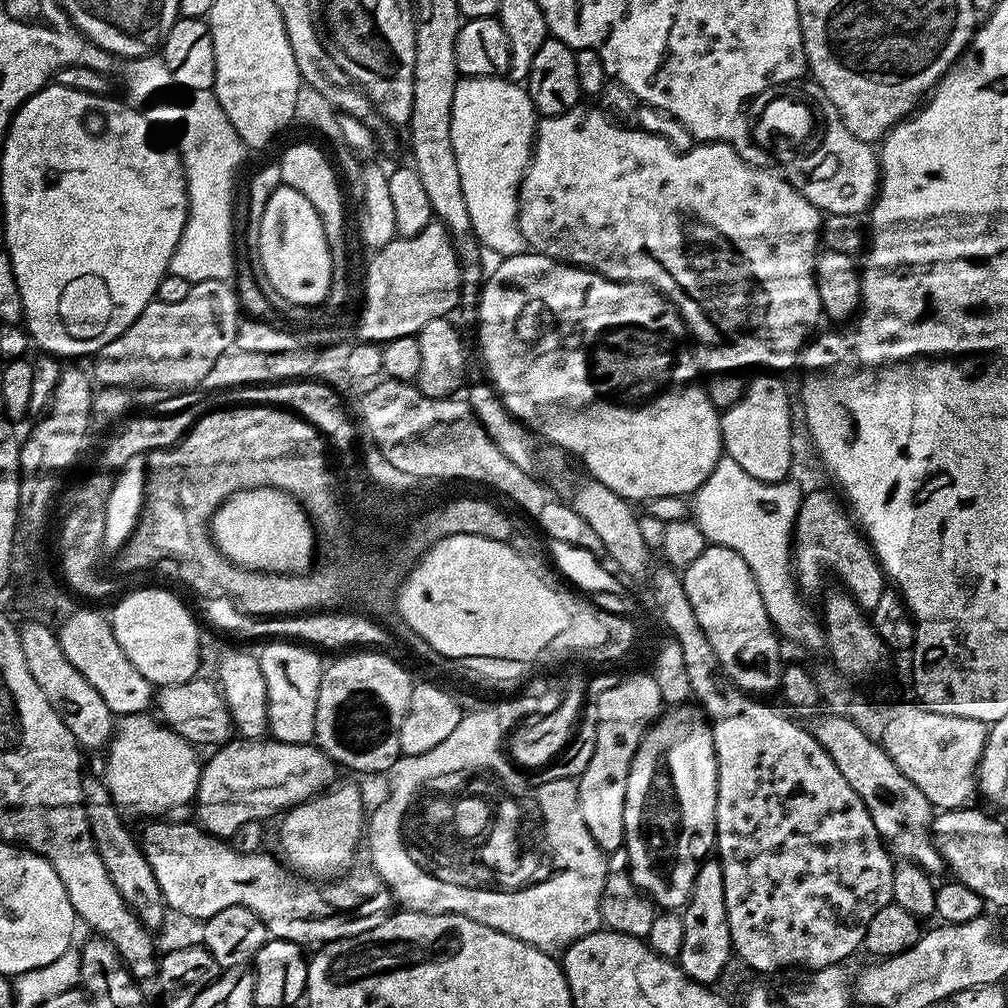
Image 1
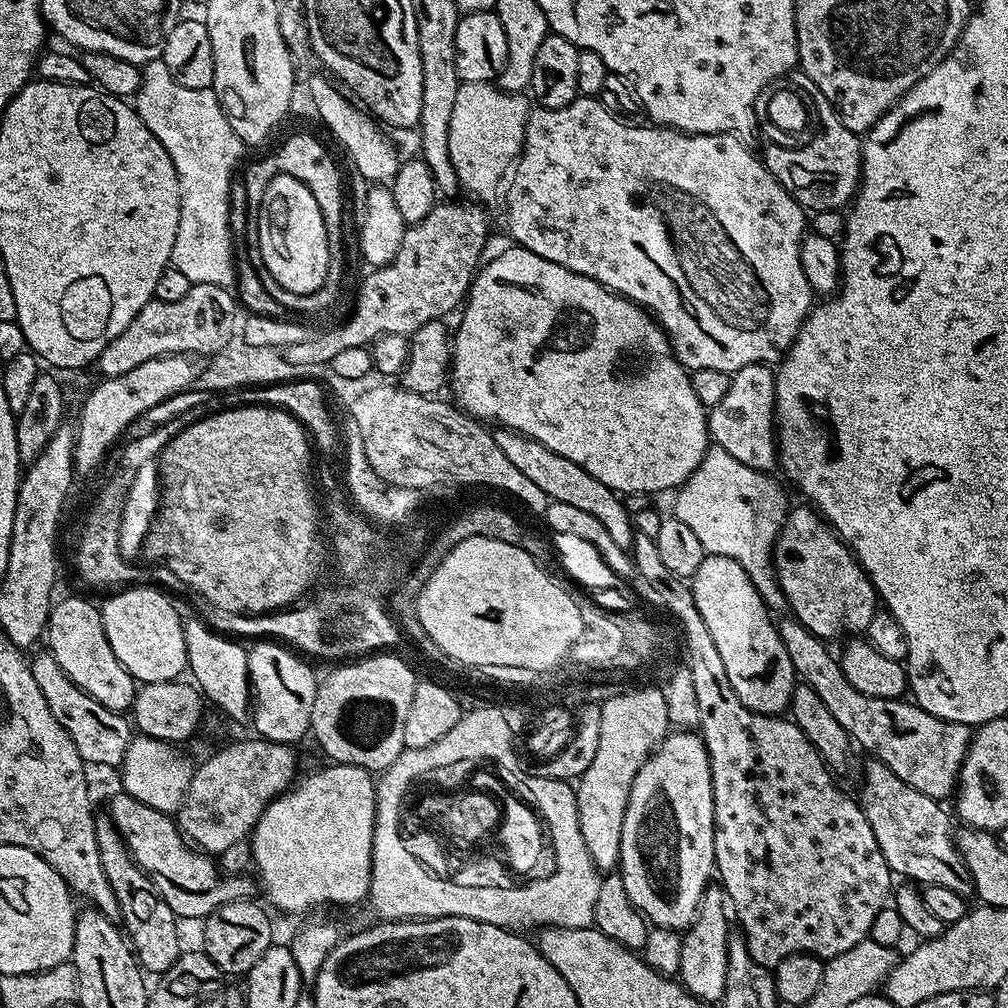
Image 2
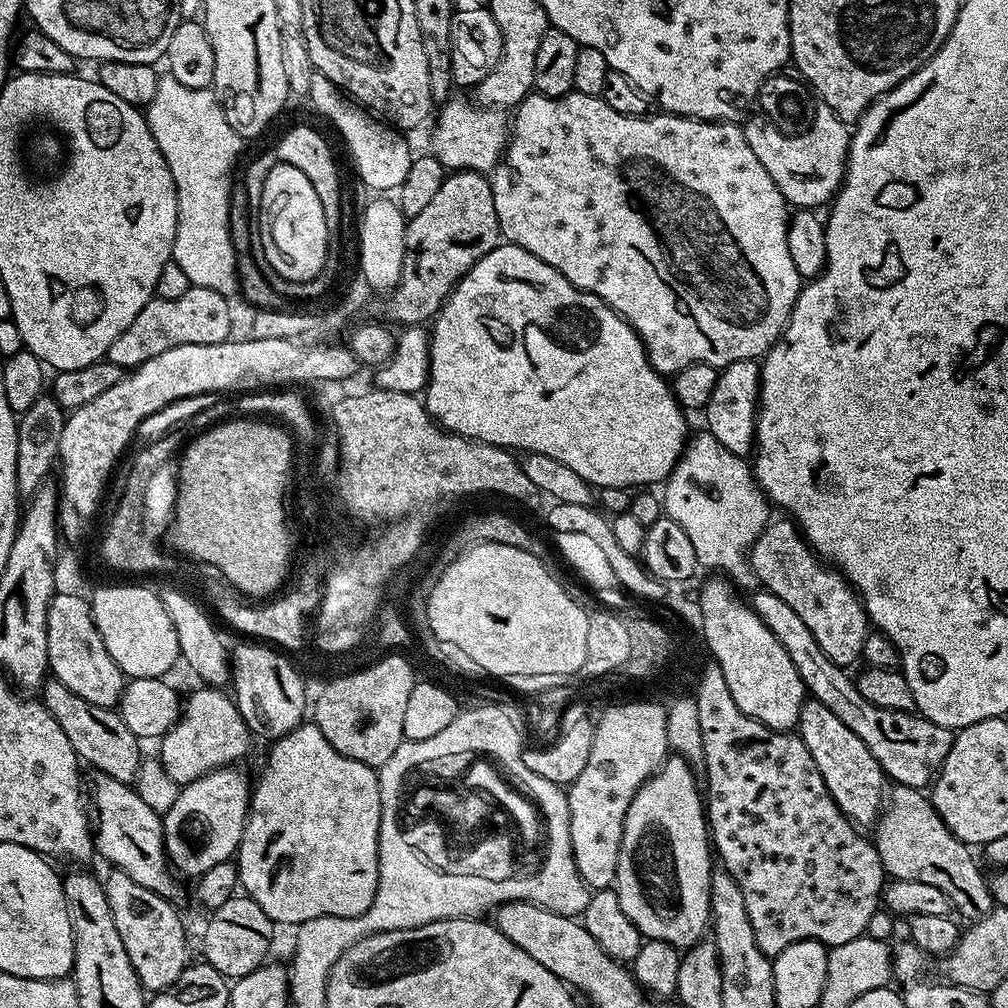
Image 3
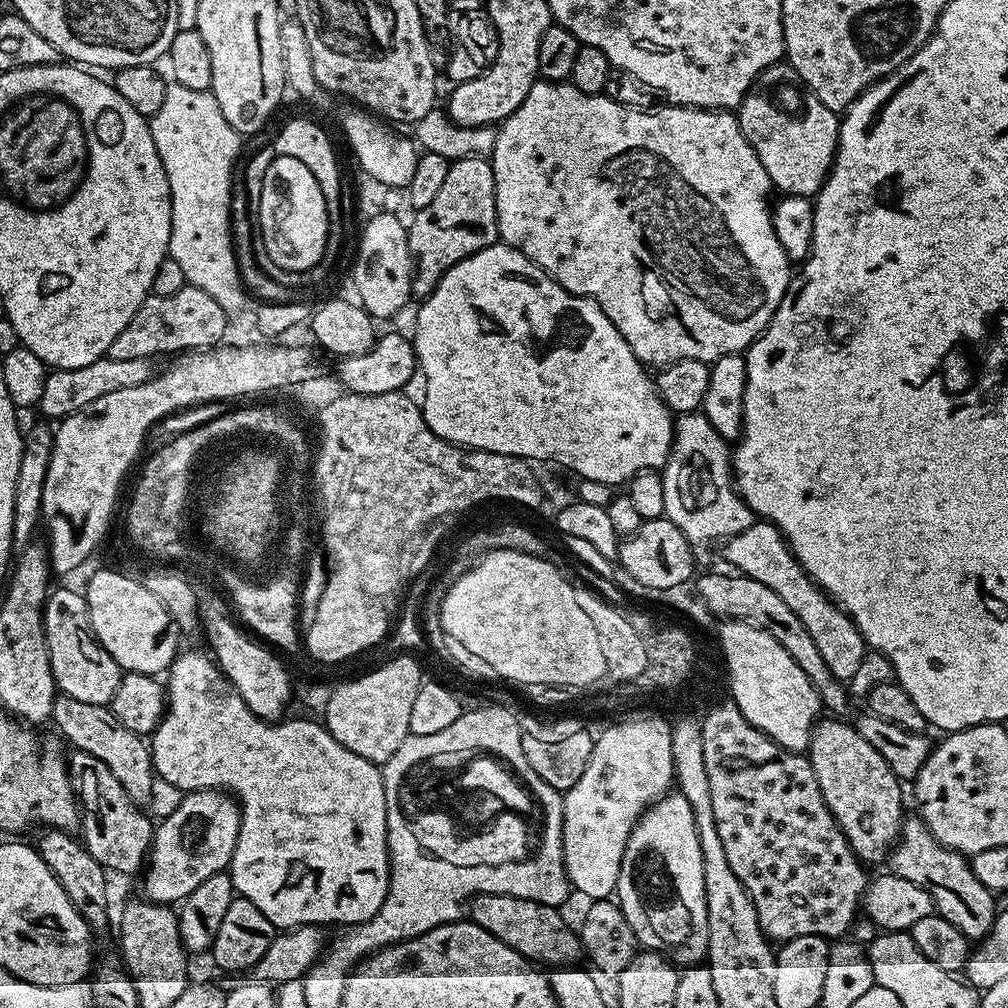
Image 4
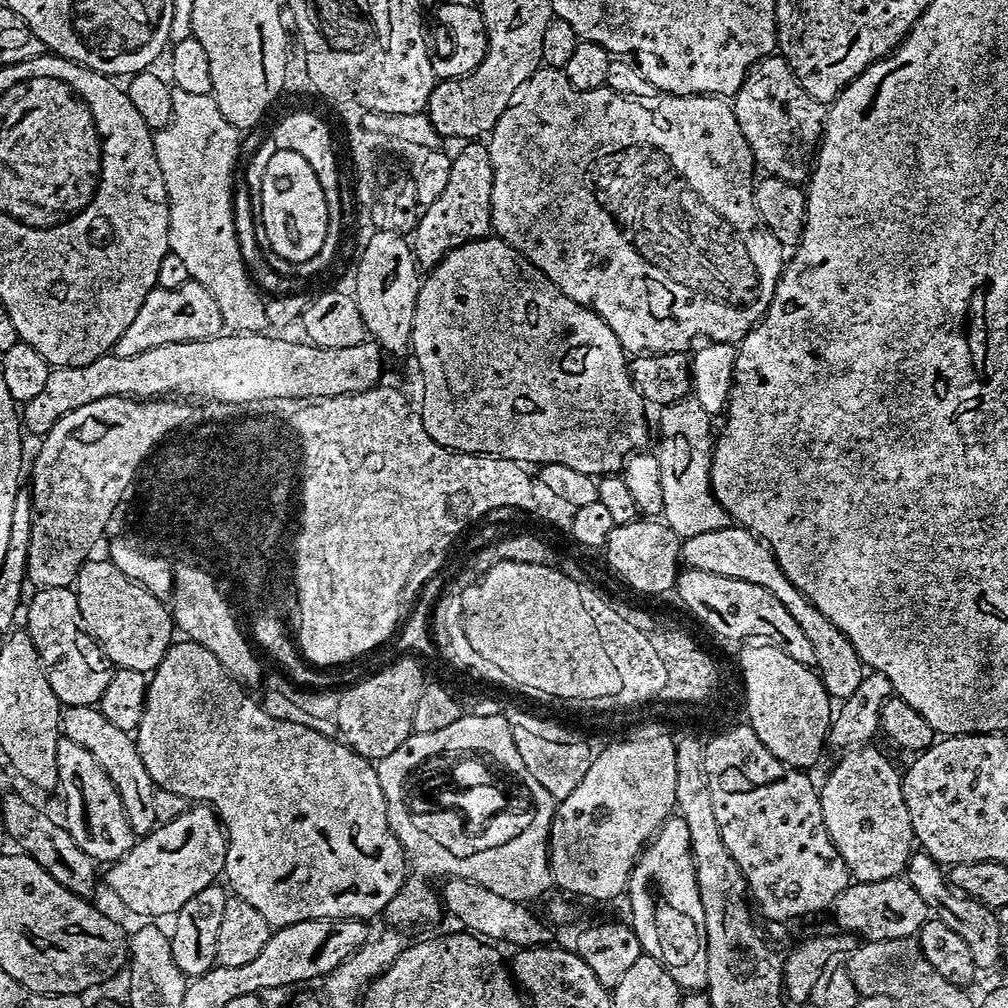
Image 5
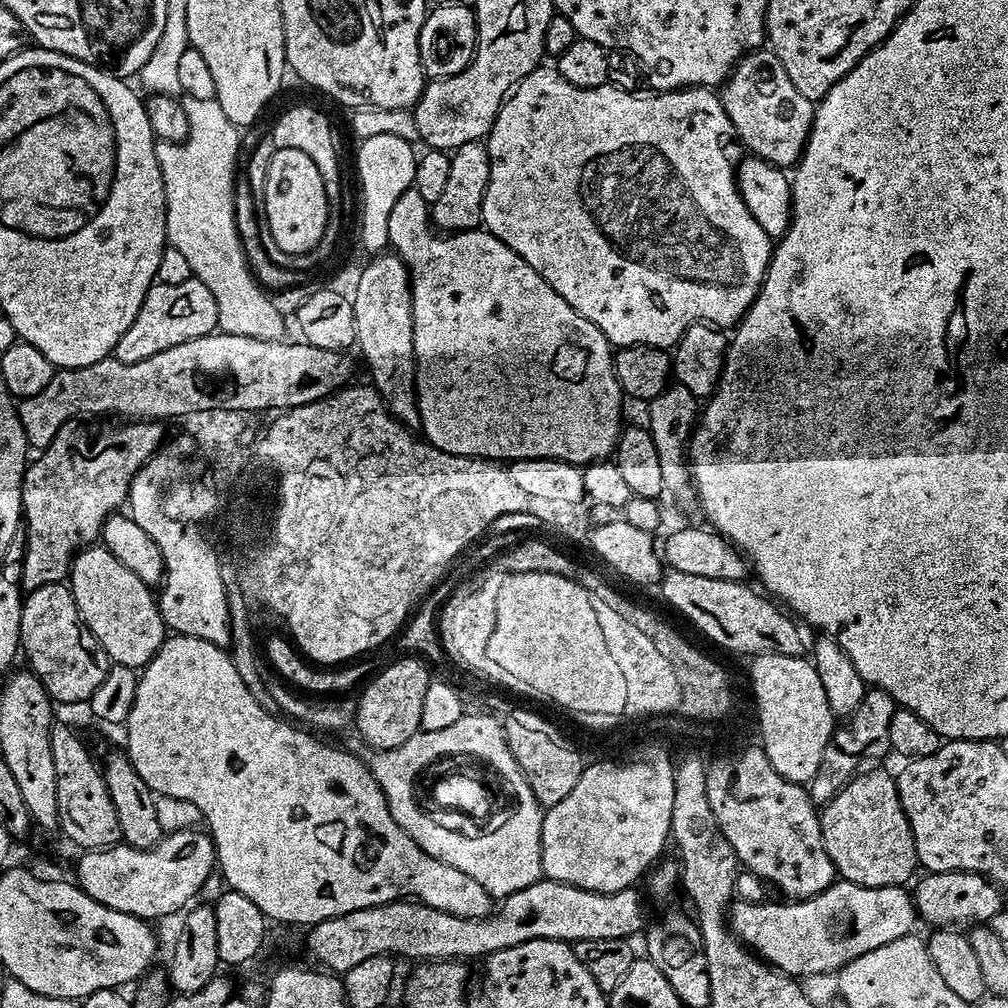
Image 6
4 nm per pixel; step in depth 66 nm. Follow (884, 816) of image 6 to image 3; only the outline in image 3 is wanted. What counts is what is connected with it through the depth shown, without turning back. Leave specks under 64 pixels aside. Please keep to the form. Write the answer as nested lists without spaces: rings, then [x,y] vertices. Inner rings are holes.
[[[811,698],[805,699],[800,711],[798,735],[806,750],[810,750],[810,758],[814,758],[814,766],[818,766],[818,774],[822,774],[822,782],[826,782],[826,790],[830,790],[830,798],[834,798],[838,810],[861,829],[871,829],[884,806],[886,777],[882,766],[878,766],[878,758],[866,750],[866,742],[850,726],[834,718],[822,702]]]

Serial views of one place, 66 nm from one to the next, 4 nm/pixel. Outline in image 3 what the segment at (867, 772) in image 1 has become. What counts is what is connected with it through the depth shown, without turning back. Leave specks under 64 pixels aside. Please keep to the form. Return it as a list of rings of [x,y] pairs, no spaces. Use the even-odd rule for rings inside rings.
[[[896,784],[893,789],[887,793],[880,819],[874,825],[874,843],[885,873],[892,880],[938,886],[938,890],[948,896],[949,905],[961,921],[975,922],[987,916],[994,901],[988,889],[986,872],[984,876],[972,857],[973,849],[963,844],[942,822],[931,799],[921,789],[901,784]]]

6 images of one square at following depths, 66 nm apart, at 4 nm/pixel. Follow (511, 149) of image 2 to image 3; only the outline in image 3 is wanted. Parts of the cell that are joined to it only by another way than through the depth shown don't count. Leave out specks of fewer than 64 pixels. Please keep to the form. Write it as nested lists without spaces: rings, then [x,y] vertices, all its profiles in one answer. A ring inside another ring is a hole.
[[[460,94],[455,98],[449,98],[443,101],[444,108],[435,113],[434,121],[436,120],[436,133],[432,136],[432,144],[434,147],[434,154],[443,162],[445,169],[448,170],[471,170],[473,172],[482,172],[485,174],[491,173],[496,163],[501,163],[502,157],[506,152],[506,145],[510,135],[510,120],[499,108],[486,108],[471,99],[468,100],[467,95]]]

